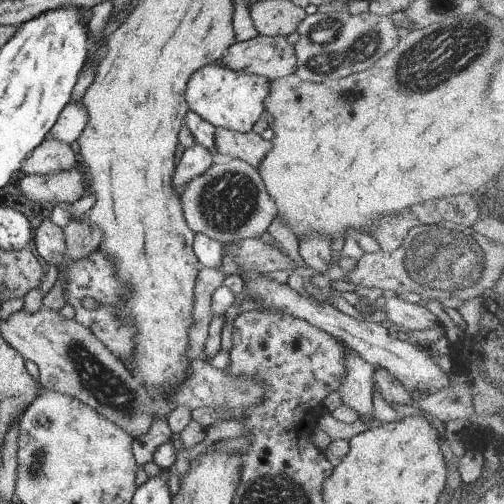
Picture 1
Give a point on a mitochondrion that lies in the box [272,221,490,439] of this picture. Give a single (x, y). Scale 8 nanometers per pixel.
(458, 256)

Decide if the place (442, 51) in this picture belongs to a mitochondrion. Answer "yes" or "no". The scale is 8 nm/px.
yes

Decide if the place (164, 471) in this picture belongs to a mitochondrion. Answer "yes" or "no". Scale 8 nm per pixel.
no

